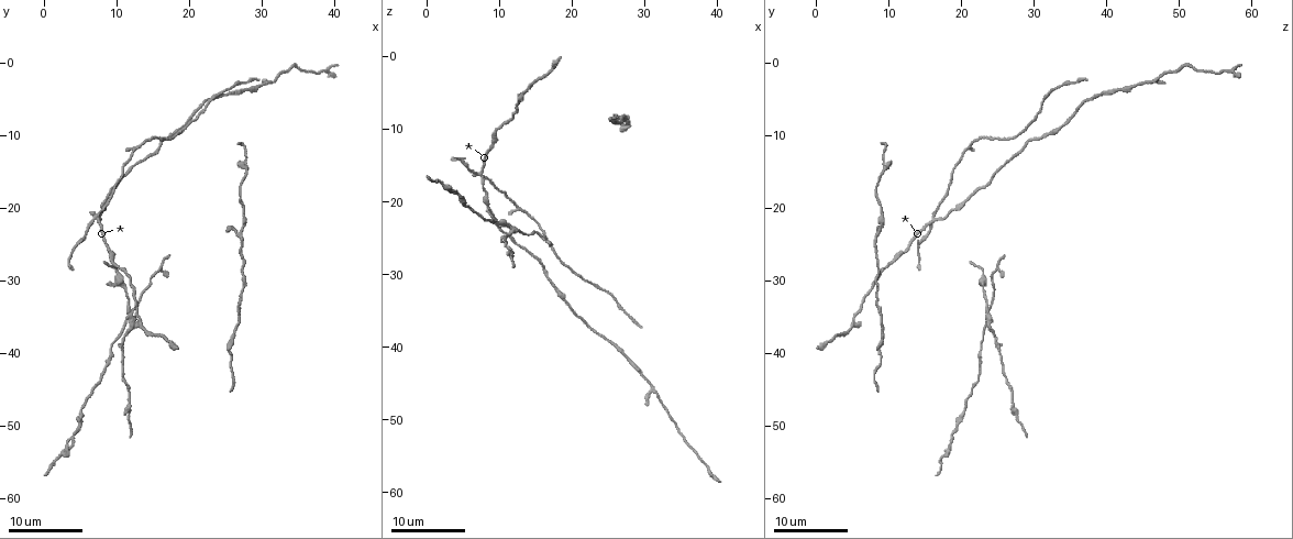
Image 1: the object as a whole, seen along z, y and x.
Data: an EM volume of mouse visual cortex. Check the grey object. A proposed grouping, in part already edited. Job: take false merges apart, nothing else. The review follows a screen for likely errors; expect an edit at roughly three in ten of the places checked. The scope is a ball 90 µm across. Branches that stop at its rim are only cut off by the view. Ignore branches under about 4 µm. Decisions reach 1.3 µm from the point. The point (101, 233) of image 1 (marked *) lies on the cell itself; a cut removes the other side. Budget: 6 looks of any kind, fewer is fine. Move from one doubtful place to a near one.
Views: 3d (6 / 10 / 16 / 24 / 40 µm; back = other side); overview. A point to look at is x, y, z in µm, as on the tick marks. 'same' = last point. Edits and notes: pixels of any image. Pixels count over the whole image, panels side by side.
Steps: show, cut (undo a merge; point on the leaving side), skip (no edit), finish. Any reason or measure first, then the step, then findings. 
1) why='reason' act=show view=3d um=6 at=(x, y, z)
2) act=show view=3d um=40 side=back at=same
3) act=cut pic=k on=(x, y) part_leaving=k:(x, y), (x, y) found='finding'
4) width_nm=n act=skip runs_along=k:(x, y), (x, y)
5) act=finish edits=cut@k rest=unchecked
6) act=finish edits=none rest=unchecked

act=show view=3d um=24 at=(7.0, 21.0, 16.0)

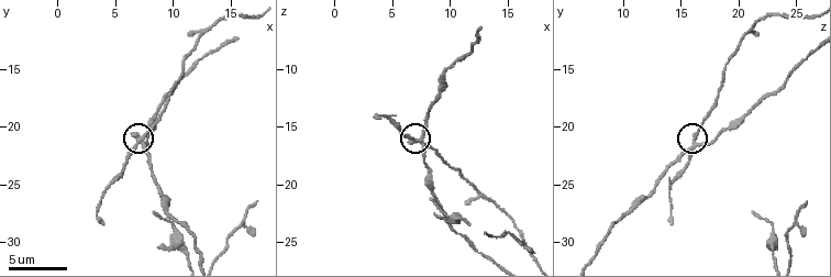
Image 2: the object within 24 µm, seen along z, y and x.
act=show view=3d um=6 at=(7.4, 21.0, 16.4)

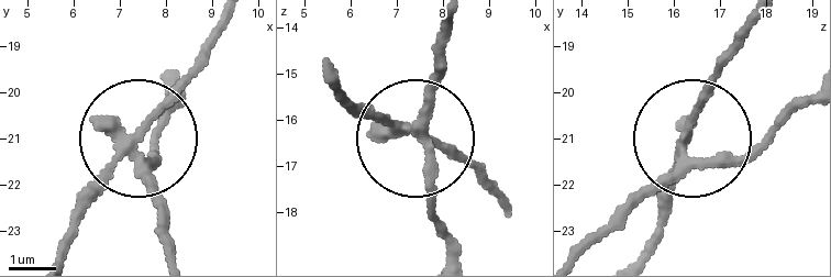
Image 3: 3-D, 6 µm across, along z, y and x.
arms=4 act=cut pic=3 on=(89, 206) part_leaving=3:(128, 145), (218, 20) found='a second cell is stuck on'

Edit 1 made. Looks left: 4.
act=show view=overview

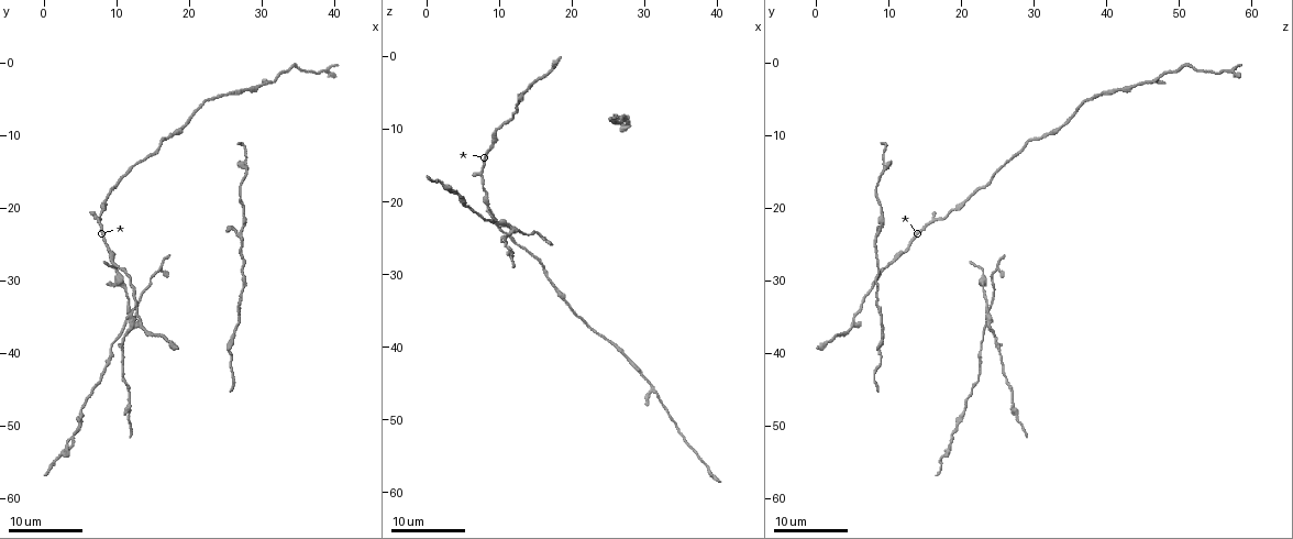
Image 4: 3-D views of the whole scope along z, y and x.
why='a narrow waist' act=show view=3d um=24 at=(27.0, 22.5, 9.0)

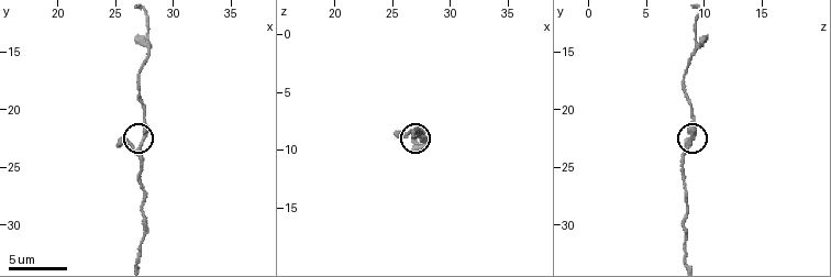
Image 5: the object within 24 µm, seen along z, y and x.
act=show view=3d um=10 at=(27.4, 22.8, 8.8)

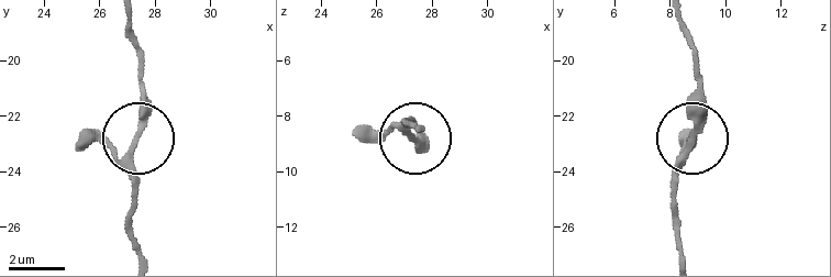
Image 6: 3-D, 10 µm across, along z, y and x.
width_nm=190 act=skip runs_along=6:(684, 258), (672, 173), (693, 131), (700, 62) found='one cell here'

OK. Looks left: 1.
act=finish edits=cut@3 rest=unchecked

